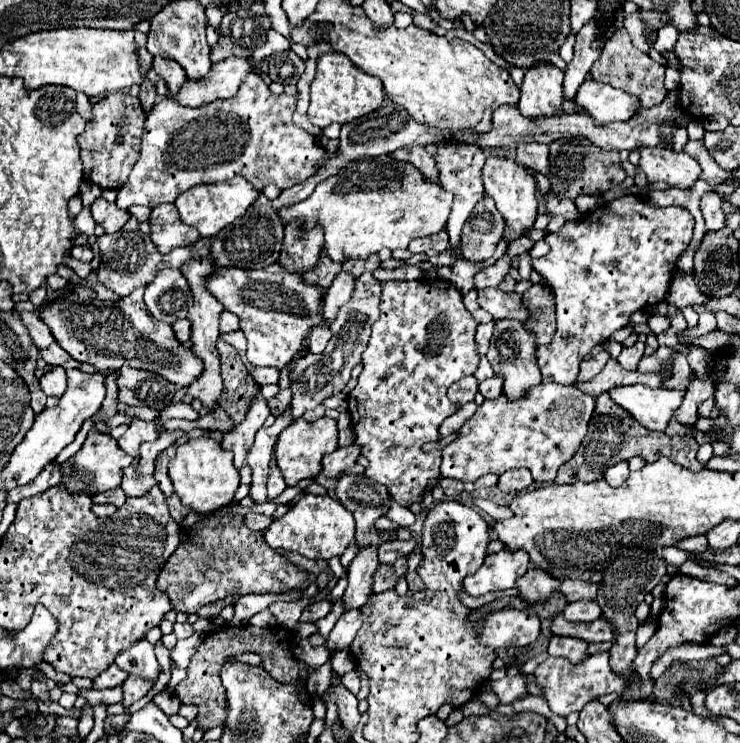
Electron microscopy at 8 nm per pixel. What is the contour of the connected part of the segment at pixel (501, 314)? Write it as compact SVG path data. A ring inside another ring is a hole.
M489 287L479 291L479 305L489 311L495 319L517 319L525 321L529 317L527 309L521 305L519 293L505 293L499 287Z

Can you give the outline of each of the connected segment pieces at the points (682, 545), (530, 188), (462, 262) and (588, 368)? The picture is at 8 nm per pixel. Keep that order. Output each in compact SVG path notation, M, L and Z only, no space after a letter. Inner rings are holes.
M697 535L683 539L675 545L677 548L687 550L696 554L701 554L708 549L708 541L706 535Z
M489 155L483 169L481 169L483 185L485 185L485 195L491 195L495 199L495 205L499 205L499 213L505 217L507 227L505 227L505 239L517 239L523 235L525 229L531 229L535 217L537 217L537 183L533 175L527 173L525 165Z
M459 259L453 269L451 269L451 277L449 281L465 295L473 289L473 277L475 273L481 269L481 263L475 261L467 261L467 259Z
M601 351L599 355L583 361L583 363L581 363L581 369L579 369L579 375L577 375L577 383L583 383L583 381L593 379L593 377L605 367L607 359L609 359L609 353L607 353L607 351Z

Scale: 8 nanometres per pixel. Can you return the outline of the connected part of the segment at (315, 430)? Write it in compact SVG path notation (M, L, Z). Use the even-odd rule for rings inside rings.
M321 417L313 423L307 423L305 419L297 419L291 427L287 427L277 443L275 443L275 463L283 473L283 479L287 485L297 485L303 479L315 477L321 471L321 457L327 453L333 453L337 449L337 423L335 419Z

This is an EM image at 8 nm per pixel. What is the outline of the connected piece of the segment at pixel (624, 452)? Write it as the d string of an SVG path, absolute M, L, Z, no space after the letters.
M607 393L597 397L597 407L593 411L587 437L583 439L577 453L565 465L559 467L555 483L563 485L563 483L575 483L575 481L585 481L587 483L587 481L603 479L603 473L611 465L617 465L619 461L627 461L631 457L645 457L647 461L657 461L657 457L661 455L661 457L669 457L673 463L679 463L679 465L683 465L685 469L691 469L691 471L701 471L705 467L697 459L699 445L697 445L695 437L691 437L691 435L673 435L673 437L669 437L667 433L645 431L645 429L641 429L641 425L633 425L633 429L629 433L619 431L621 419L615 417L615 413L619 413L623 417L625 411L617 411L617 409L619 409L619 405L615 405L613 399Z

